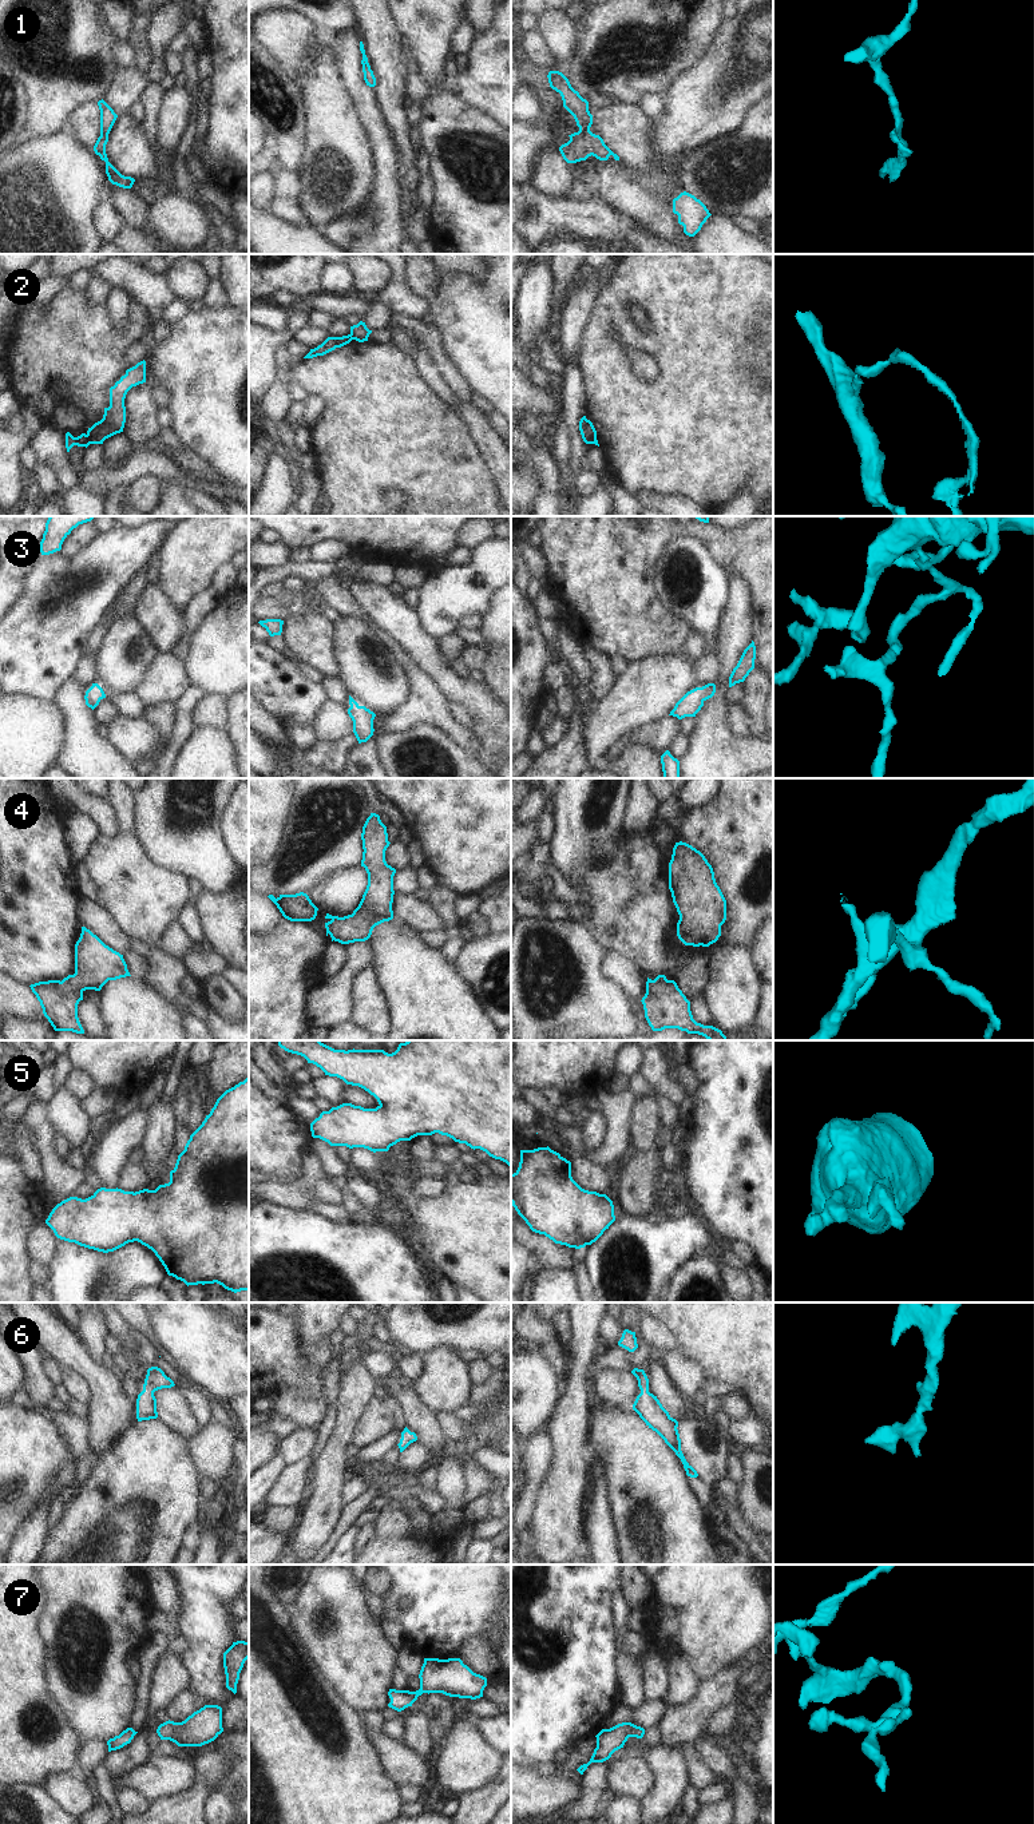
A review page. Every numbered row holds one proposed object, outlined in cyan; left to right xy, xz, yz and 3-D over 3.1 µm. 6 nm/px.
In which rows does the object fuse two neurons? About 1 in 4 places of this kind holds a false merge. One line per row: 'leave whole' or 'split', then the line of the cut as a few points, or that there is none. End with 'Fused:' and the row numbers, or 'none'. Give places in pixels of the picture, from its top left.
1: leave whole; cut none
2: split; cut xy (86, 435), (91, 443)
3: leave whole; cut none
4: leave whole; cut none
5: leave whole; cut none
6: leave whole; cut none
7: leave whole; cut none
Fused: 2

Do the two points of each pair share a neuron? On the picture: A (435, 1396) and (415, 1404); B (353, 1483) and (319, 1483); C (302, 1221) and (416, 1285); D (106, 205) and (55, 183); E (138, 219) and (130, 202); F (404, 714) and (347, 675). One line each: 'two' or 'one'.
A: two
B: two
C: one
D: two
E: one
F: two

